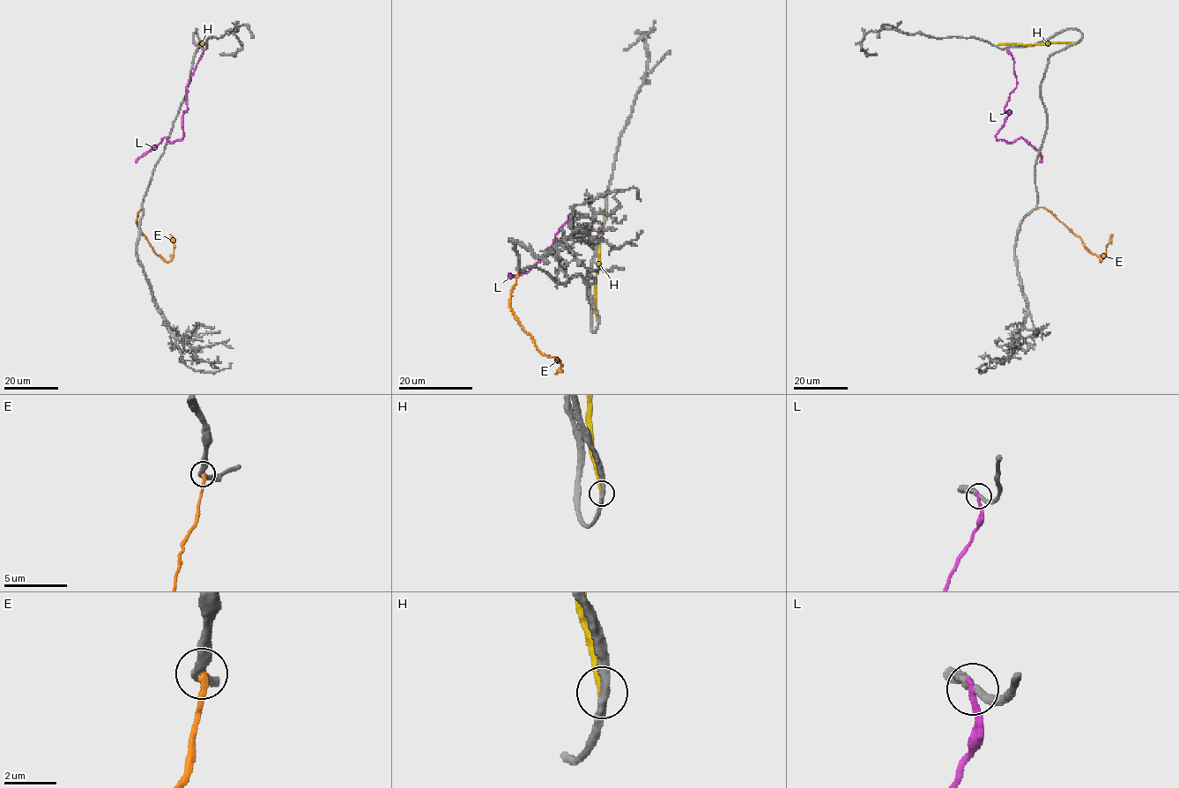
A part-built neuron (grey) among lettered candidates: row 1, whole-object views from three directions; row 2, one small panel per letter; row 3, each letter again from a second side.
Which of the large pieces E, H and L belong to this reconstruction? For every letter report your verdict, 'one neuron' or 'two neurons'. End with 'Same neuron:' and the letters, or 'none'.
E: two neurons
H: two neurons
L: two neurons
Same neuron: none

